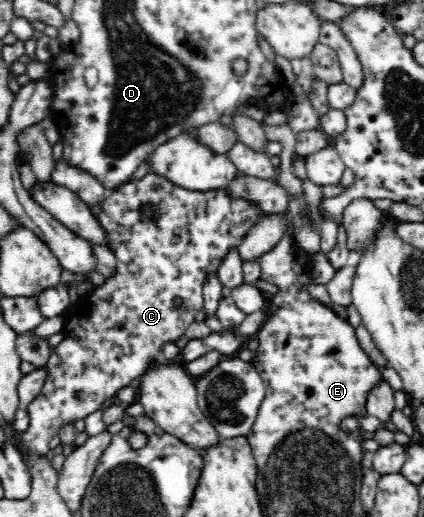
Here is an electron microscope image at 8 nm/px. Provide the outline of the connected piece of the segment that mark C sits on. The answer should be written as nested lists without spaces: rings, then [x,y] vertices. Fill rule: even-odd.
[[[150,172],[139,180],[128,181],[108,192],[97,218],[107,233],[109,248],[116,260],[116,273],[90,293],[81,296],[64,316],[64,340],[54,347],[50,355],[46,367],[48,378],[40,395],[26,406],[29,426],[22,433],[24,452],[47,456],[49,451],[59,451],[62,446],[59,440],[62,424],[74,424],[78,419],[84,419],[117,391],[144,376],[157,361],[163,345],[175,344],[180,340],[195,321],[198,311],[204,308],[203,285],[206,276],[217,271],[228,250],[236,249],[256,222],[260,219],[275,220],[275,215],[264,213],[256,204],[241,198],[230,198],[226,189],[190,191]],[[146,203],[155,207],[153,220],[138,216],[140,207]]]

